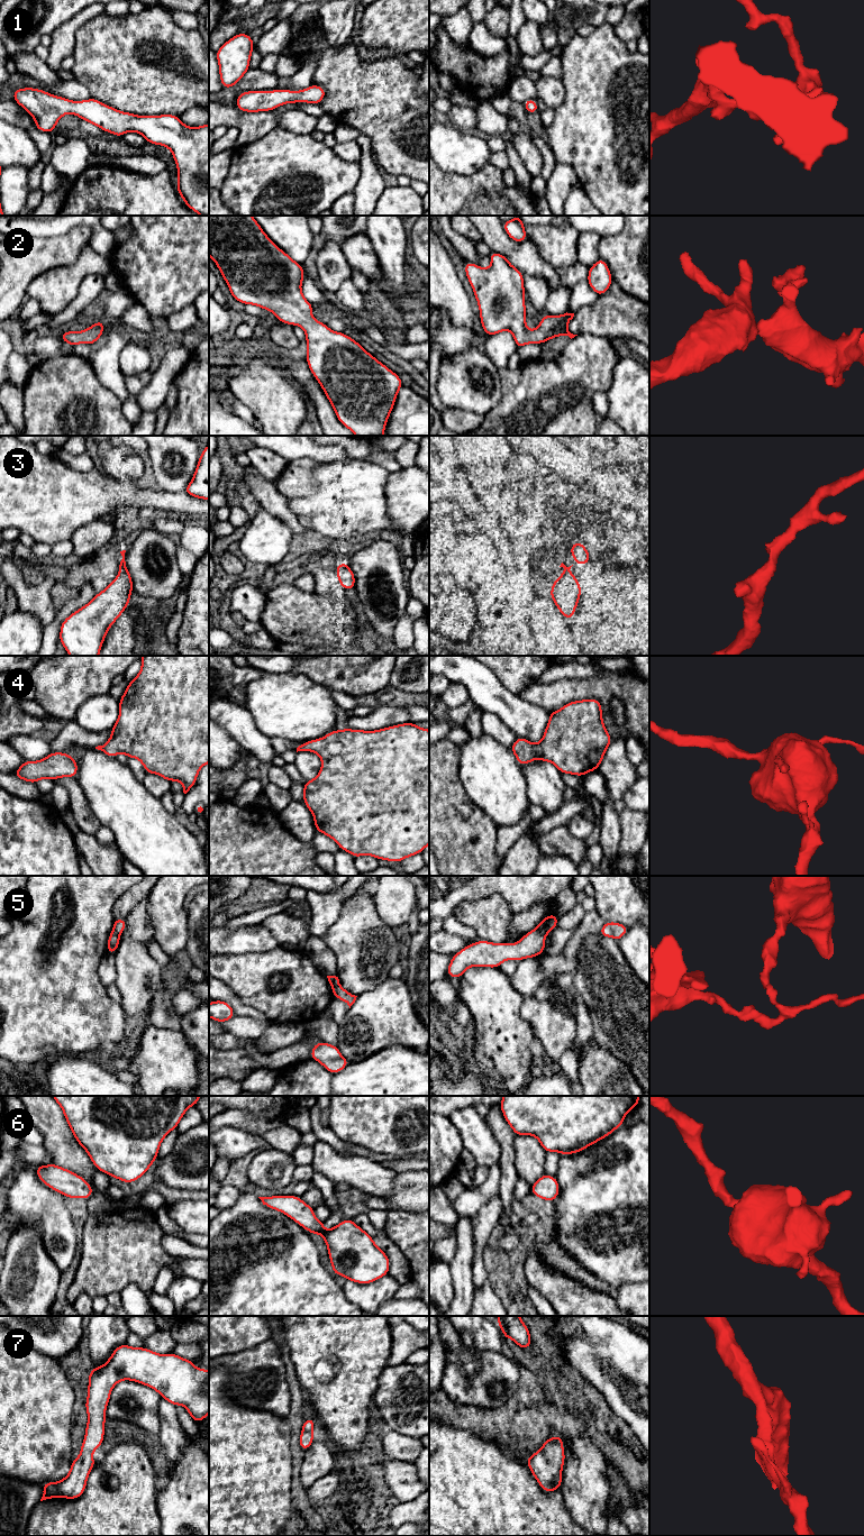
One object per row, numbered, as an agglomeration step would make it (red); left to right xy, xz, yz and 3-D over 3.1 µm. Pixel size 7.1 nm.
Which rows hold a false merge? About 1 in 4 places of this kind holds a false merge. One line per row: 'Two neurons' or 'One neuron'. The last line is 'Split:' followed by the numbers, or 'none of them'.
1: One neuron
2: One neuron
3: One neuron
4: One neuron
5: Two neurons
6: One neuron
7: One neuron
Split: 5

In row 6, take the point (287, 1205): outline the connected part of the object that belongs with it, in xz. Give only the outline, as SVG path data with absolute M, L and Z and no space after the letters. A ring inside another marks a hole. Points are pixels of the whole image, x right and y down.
M270 1196L258 1198L263 1205L289 1216L309 1233L324 1236L334 1274L343 1276L347 1280L362 1284L374 1282L389 1274L390 1260L388 1255L373 1242L373 1237L357 1226L352 1218L347 1218L329 1231L326 1231L324 1222L315 1217L315 1208L303 1203L301 1197Z

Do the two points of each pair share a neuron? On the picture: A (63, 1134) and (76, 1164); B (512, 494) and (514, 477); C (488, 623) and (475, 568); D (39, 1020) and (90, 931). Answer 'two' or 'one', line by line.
A: one
B: one
C: one
D: one

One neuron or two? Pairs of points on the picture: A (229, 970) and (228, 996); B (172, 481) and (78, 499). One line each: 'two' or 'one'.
A: two
B: two

